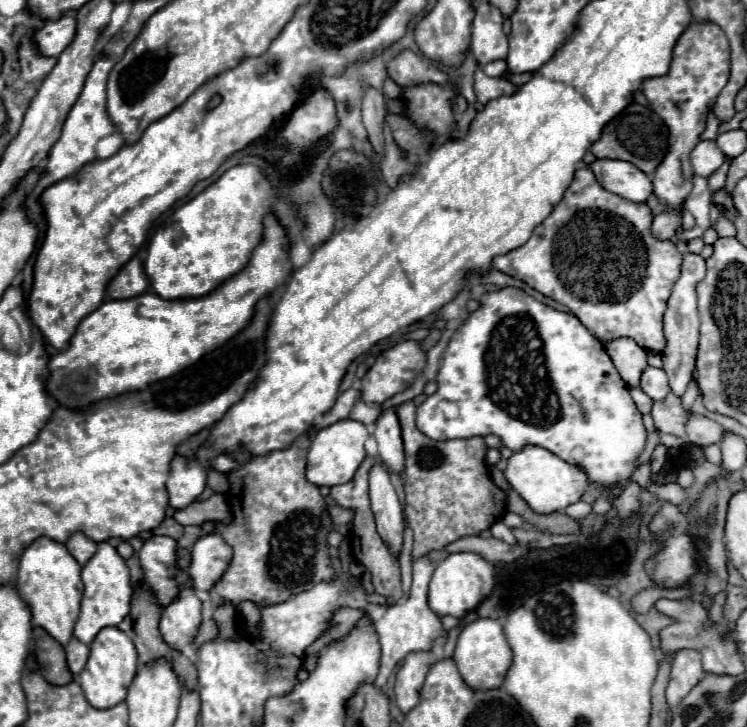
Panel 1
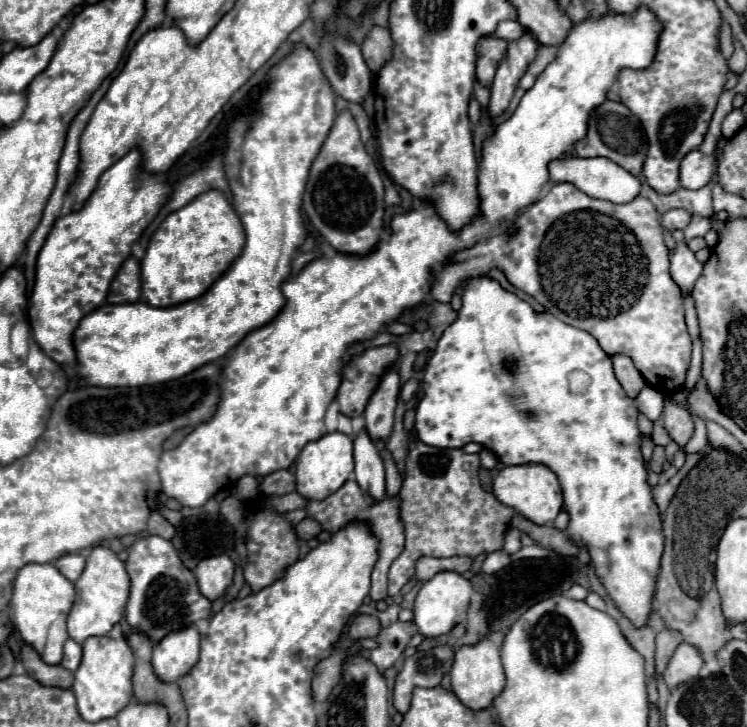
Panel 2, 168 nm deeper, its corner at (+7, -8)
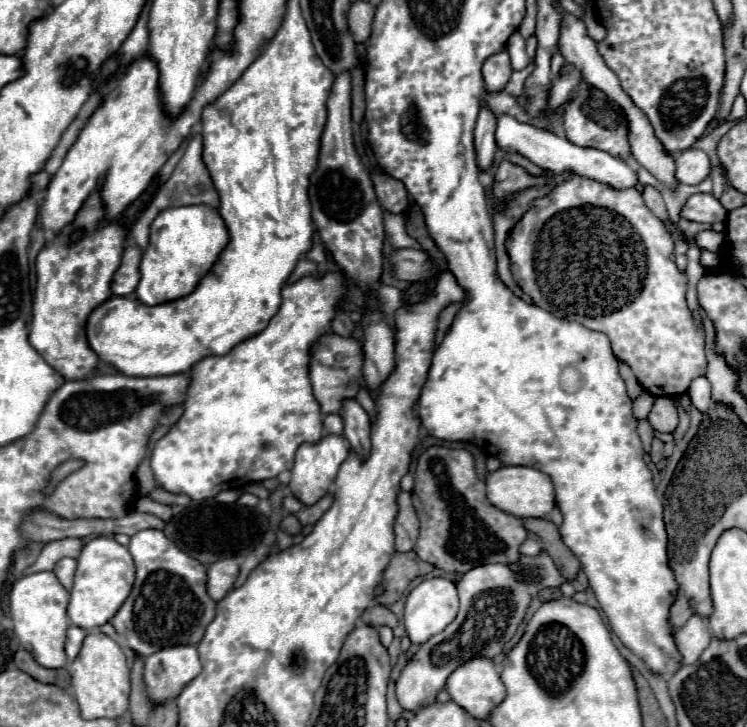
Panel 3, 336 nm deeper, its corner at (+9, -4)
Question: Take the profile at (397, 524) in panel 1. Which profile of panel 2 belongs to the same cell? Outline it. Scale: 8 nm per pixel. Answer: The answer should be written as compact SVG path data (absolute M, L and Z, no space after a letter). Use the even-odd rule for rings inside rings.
M363 430L353 438L355 444L355 480L361 490L373 500L379 502L385 498L385 468L383 460L375 448L375 442Z

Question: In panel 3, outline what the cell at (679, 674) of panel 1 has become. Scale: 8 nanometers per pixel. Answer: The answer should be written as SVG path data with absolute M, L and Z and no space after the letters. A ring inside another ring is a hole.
M691 616L683 628L679 628L675 634L675 646L681 654L681 664L691 664L699 660L699 654L709 646L711 636L707 630L705 620L699 616Z

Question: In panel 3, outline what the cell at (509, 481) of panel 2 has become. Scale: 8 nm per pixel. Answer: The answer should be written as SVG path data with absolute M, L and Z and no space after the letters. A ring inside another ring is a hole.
M501 466L487 476L487 498L499 510L517 518L547 518L555 508L555 488L551 478L529 466Z

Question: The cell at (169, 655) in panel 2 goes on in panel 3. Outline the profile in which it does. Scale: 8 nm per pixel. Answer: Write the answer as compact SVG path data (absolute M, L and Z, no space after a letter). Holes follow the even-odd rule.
M179 644L167 646L145 658L147 696L153 702L177 698L181 688L201 672L197 646Z

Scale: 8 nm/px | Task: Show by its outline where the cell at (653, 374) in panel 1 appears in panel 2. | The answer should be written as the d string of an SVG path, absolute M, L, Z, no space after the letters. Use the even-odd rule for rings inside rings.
M645 386L645 390L641 390L641 394L635 398L635 404L641 414L655 422L663 412L663 394L655 392L651 386Z

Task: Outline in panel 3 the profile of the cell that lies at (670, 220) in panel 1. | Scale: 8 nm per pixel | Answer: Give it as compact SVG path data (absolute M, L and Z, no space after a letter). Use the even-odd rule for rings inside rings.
M693 194L681 208L681 218L715 224L727 218L727 210L713 198L713 194Z

